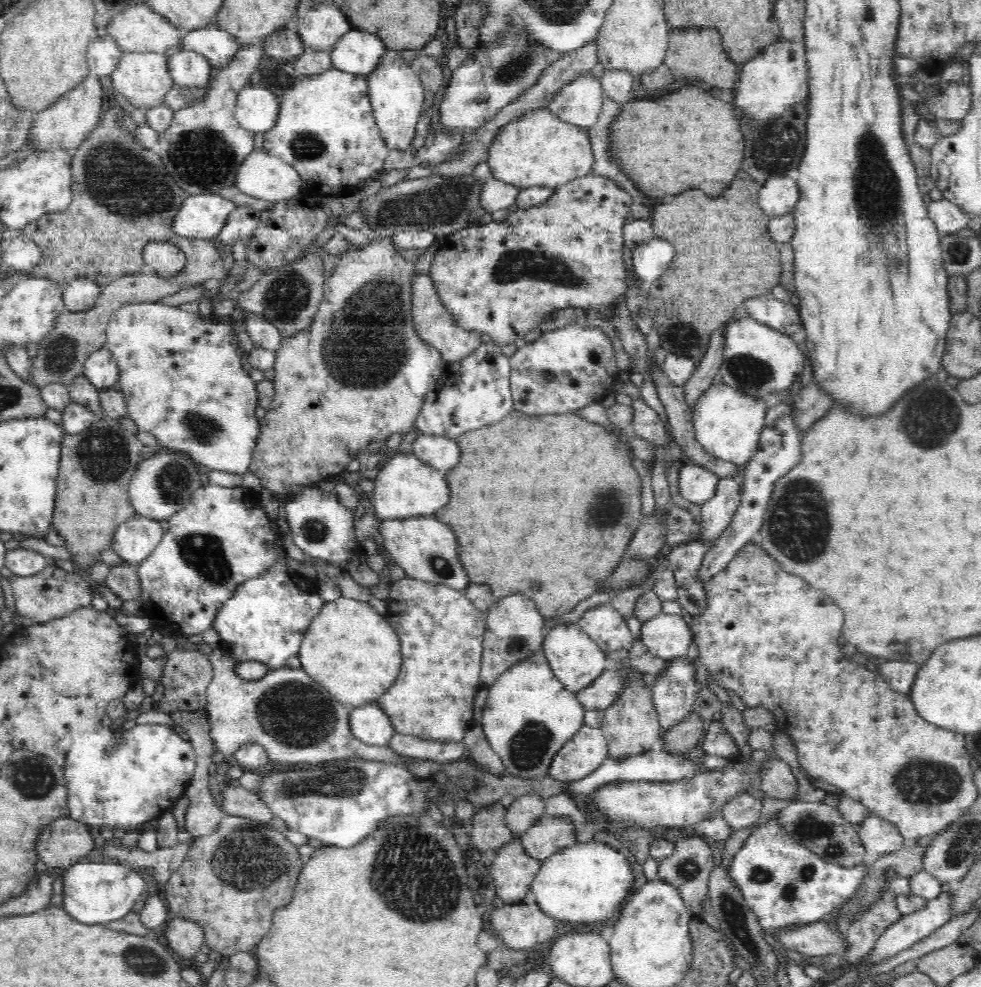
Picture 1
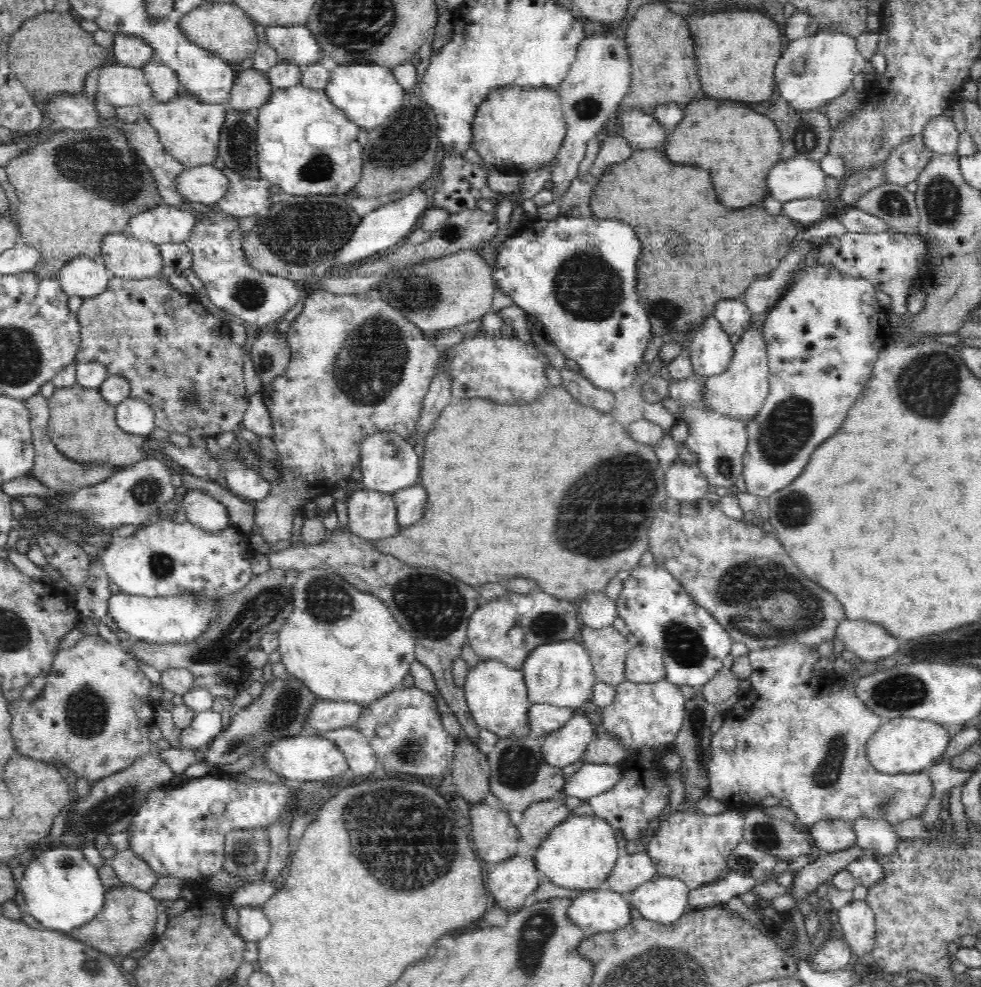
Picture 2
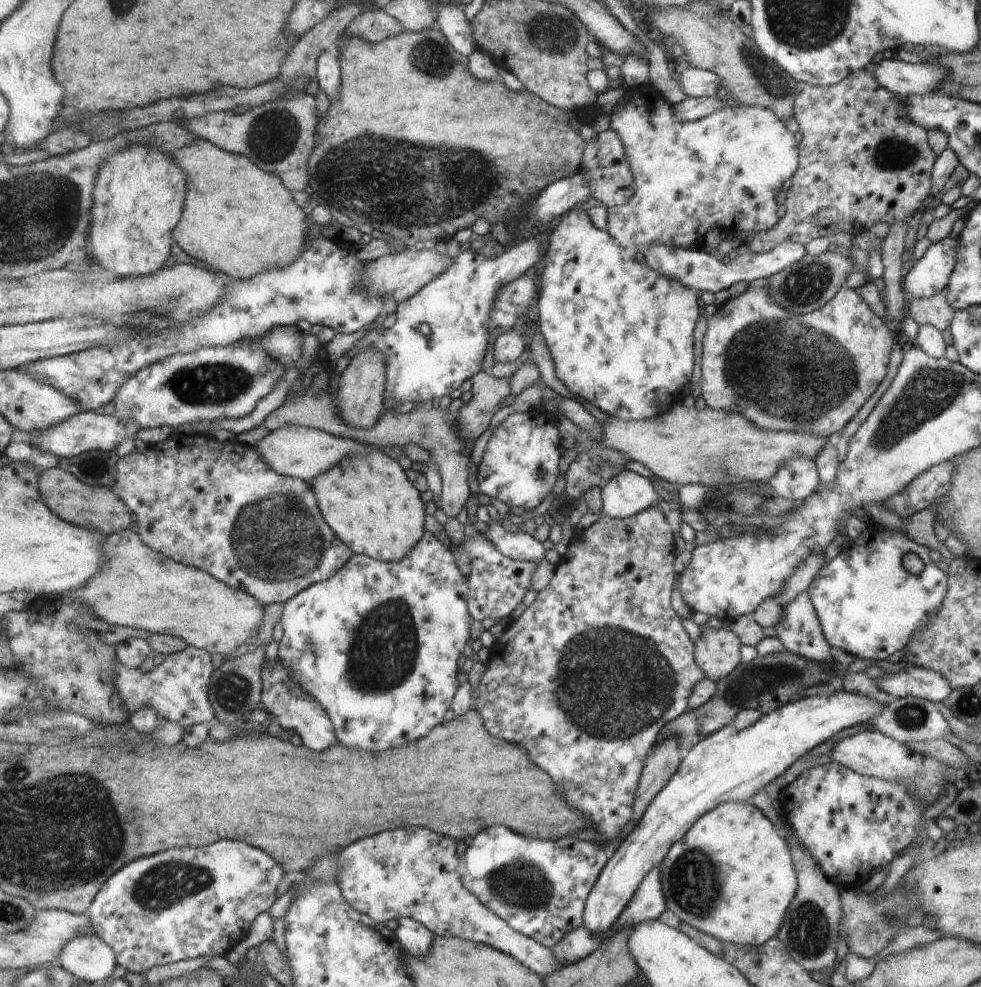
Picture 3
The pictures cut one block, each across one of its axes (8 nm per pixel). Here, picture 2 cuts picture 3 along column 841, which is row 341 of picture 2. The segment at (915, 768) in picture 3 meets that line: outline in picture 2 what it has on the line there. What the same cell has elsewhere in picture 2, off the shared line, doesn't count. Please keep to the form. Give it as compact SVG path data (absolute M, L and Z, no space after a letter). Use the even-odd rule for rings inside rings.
M750 320L750 326L734 344L734 356L724 372L712 377L704 377L703 392L700 393L700 406L704 410L714 410L719 415L746 422L758 414L769 393L769 366L767 361L766 341L763 333Z

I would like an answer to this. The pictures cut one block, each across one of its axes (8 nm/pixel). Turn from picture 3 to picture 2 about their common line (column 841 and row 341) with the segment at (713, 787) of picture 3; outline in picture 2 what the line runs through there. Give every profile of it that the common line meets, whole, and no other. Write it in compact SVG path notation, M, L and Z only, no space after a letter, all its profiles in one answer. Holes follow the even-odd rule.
M716 317L702 320L690 333L690 339L691 344L686 354L694 367L695 376L712 377L728 368L734 356L734 344Z

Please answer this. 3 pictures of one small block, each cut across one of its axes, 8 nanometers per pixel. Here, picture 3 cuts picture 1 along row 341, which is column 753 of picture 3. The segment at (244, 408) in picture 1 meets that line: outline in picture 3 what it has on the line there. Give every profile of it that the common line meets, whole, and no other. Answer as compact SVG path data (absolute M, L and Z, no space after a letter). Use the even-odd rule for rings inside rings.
M658 91L652 92L649 100L625 99L625 95L614 105L610 116L610 129L614 130L624 146L635 190L632 198L620 206L611 207L608 212L608 234L627 248L632 254L644 254L650 246L677 246L688 249L700 247L706 234L712 228L720 228L727 236L736 237L742 231L750 234L772 230L778 224L776 216L776 190L798 172L798 150L796 140L784 128L771 109L741 105L723 108L697 121L680 122L676 118L675 106Z

